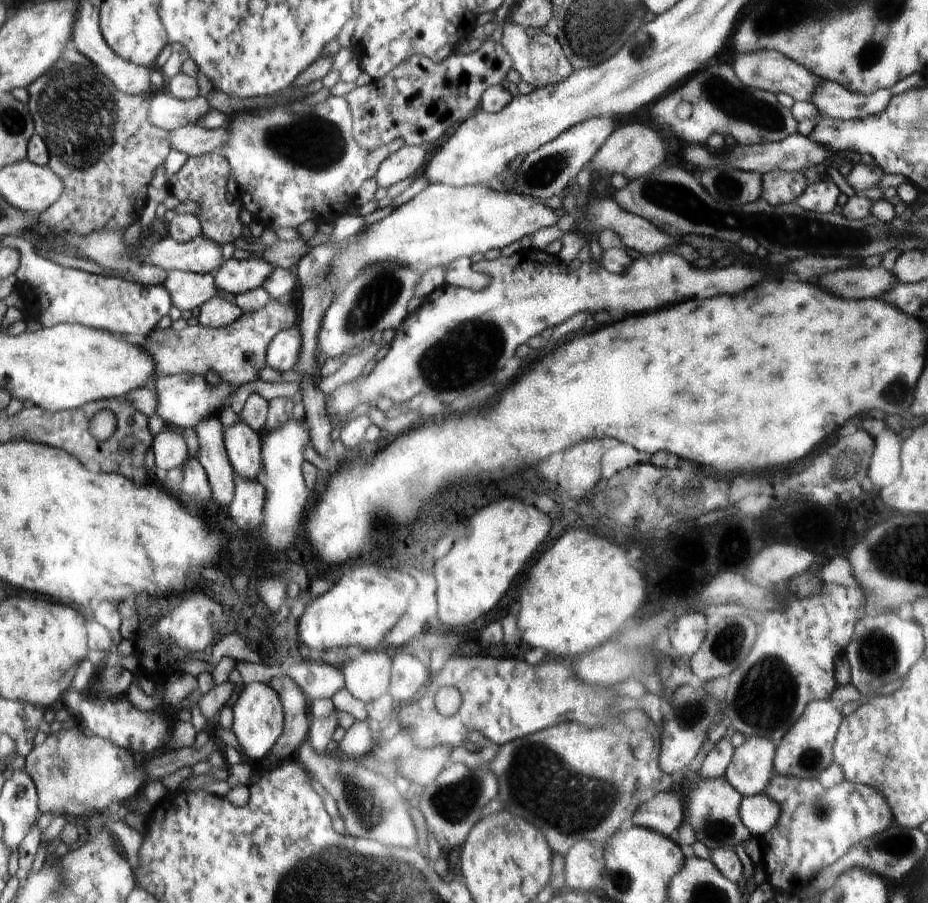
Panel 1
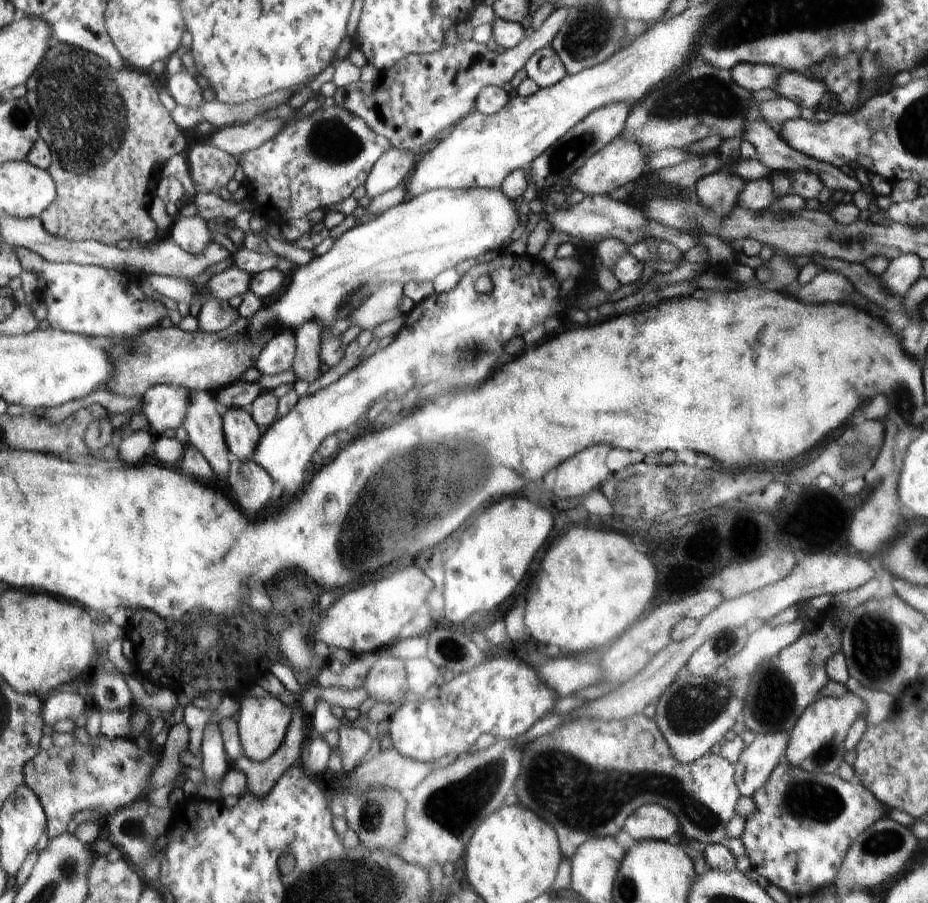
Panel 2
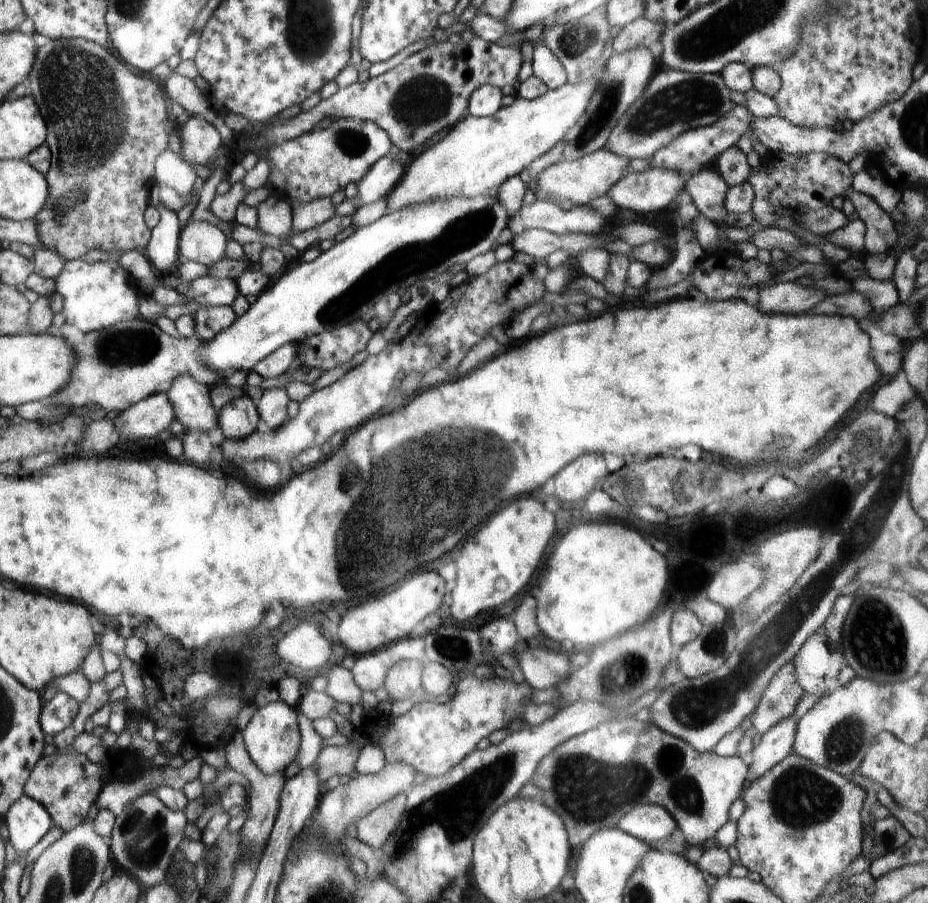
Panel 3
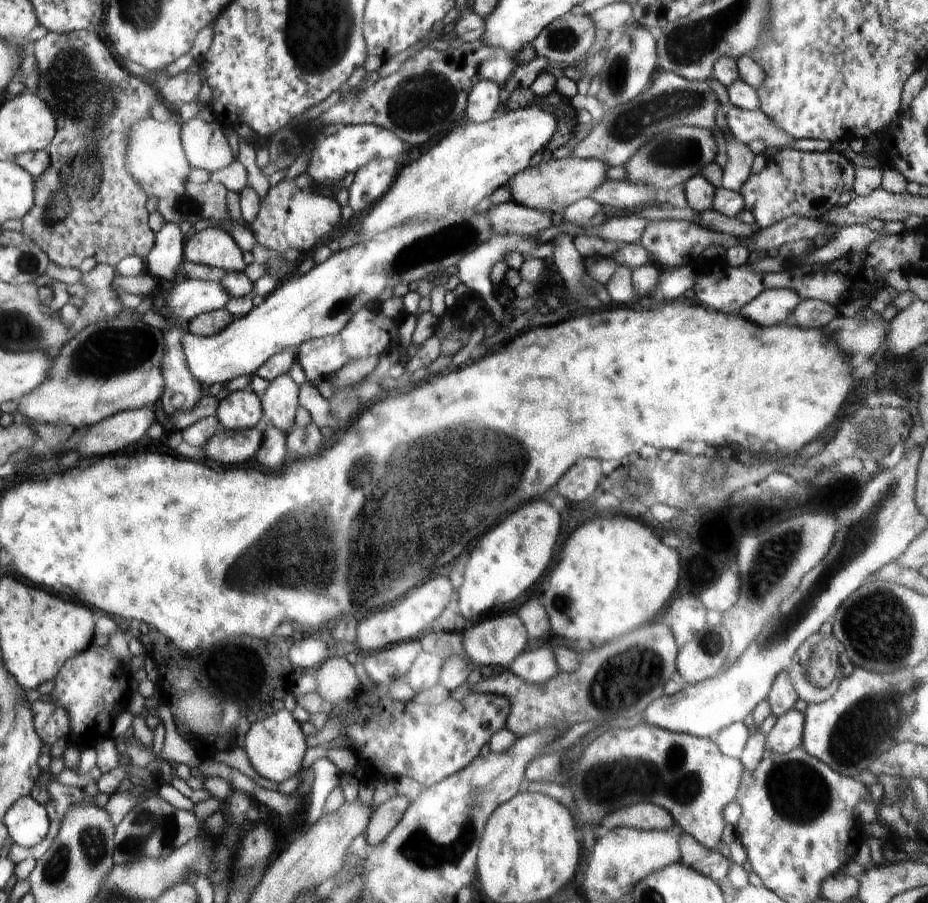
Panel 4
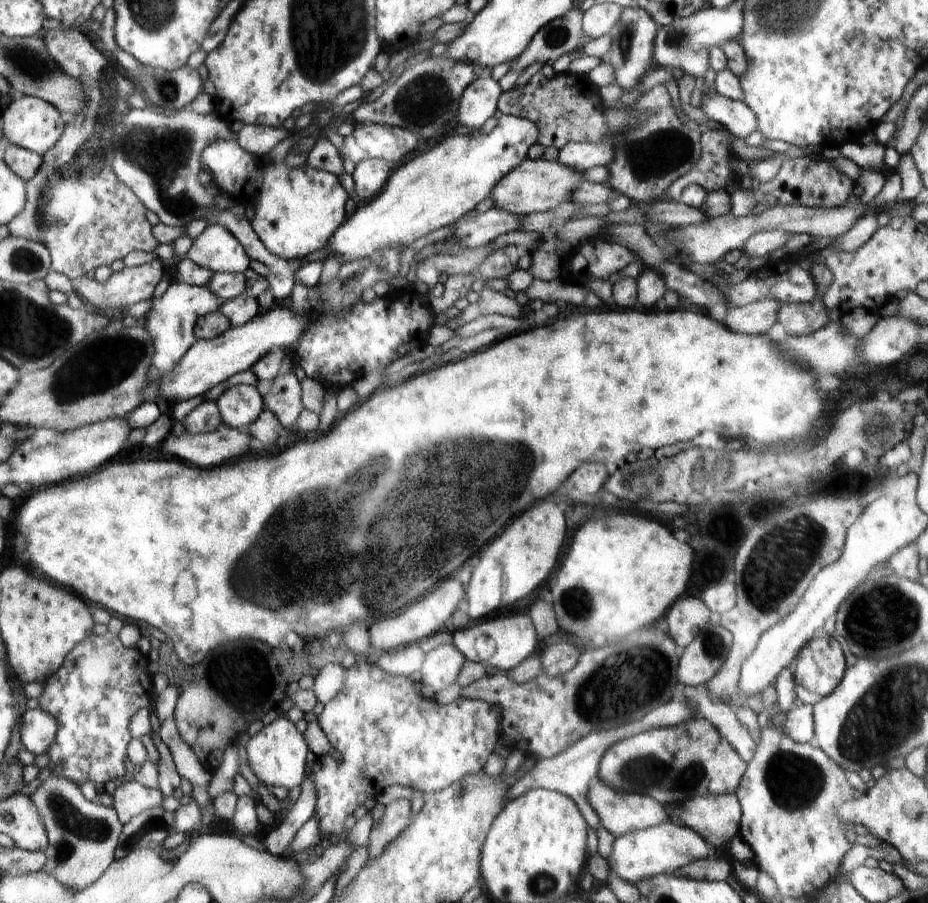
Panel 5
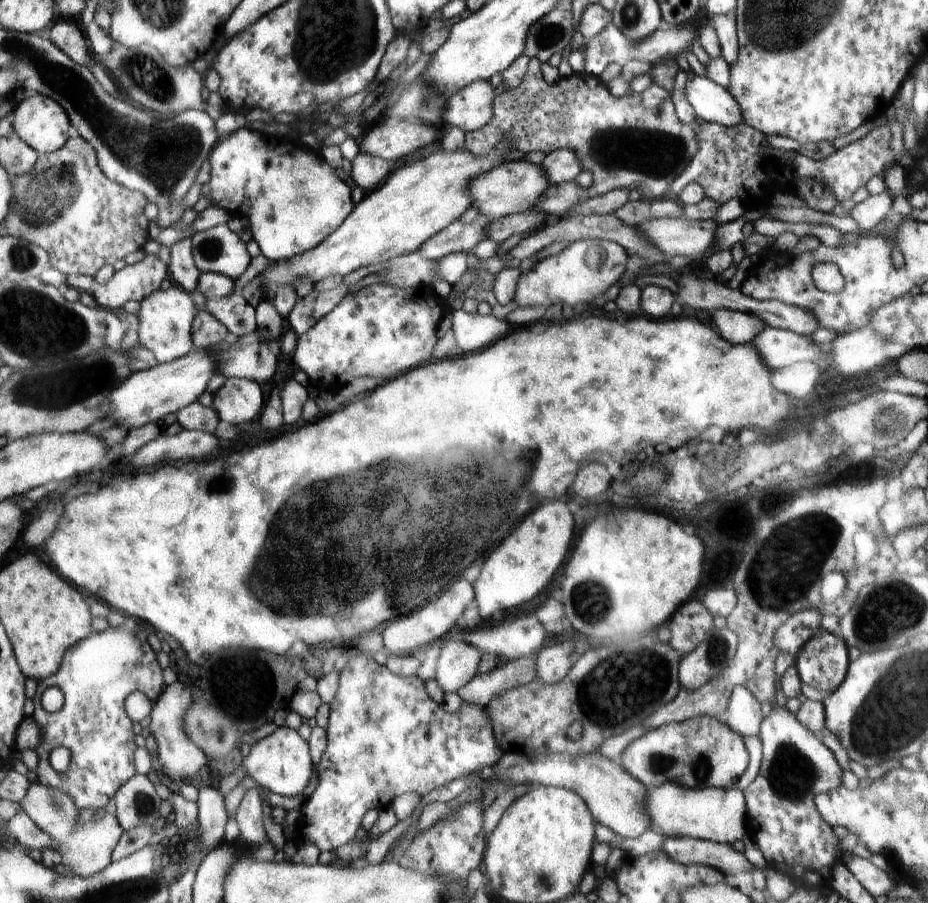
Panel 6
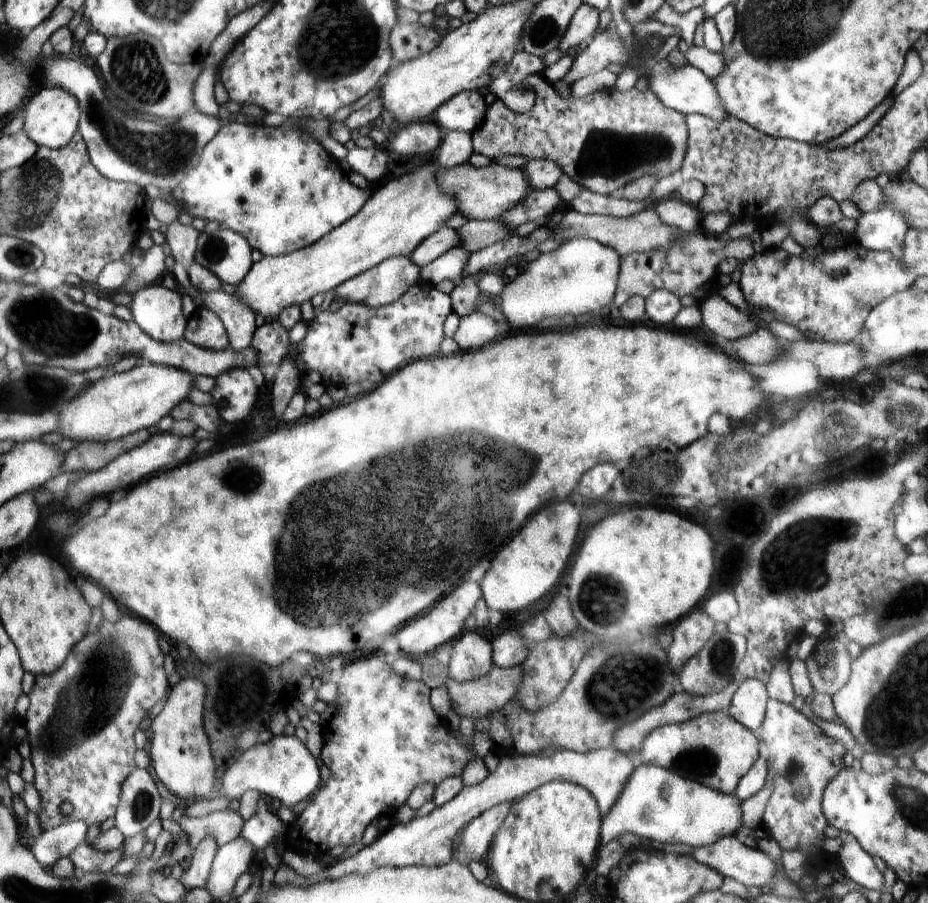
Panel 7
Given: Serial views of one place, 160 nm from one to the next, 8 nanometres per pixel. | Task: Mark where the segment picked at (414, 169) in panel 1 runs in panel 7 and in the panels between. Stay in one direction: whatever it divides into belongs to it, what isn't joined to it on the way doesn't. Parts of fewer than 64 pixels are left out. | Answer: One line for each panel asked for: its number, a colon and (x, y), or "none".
2: (395, 166)
3: (384, 174)
4: (371, 182)
5: (370, 176)
6: (368, 172)
7: (371, 162)

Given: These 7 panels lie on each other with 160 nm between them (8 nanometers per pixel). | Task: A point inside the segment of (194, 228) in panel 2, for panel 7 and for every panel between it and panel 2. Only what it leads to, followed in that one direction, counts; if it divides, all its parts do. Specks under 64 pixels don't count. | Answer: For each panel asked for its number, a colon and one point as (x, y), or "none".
3: (201, 242)
4: (215, 247)
5: (217, 249)
6: (217, 250)
7: (228, 255)

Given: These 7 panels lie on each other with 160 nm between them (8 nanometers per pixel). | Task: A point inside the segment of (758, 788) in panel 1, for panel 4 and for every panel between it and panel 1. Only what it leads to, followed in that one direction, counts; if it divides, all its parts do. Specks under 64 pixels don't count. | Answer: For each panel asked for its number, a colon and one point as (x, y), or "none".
2: (757, 761)
3: (777, 743)
4: (786, 734)

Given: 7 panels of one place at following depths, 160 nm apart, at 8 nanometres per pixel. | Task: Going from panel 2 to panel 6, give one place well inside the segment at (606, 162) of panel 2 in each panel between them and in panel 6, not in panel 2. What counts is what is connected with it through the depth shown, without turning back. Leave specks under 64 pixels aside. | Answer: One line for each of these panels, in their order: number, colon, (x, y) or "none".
3: (579, 181)
4: (553, 184)
5: (535, 186)
6: (511, 187)

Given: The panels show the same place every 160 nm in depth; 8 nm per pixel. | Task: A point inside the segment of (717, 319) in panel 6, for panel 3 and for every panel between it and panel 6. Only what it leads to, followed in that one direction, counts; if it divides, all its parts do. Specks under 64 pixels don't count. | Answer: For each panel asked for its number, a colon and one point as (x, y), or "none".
3: (788, 297)
4: (771, 307)
5: (757, 318)

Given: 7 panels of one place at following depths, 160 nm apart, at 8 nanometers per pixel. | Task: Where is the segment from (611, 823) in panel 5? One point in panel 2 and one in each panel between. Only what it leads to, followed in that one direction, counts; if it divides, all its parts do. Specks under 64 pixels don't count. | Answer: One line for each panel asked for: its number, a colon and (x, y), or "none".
2: (652, 821)
3: (649, 823)
4: (643, 816)

